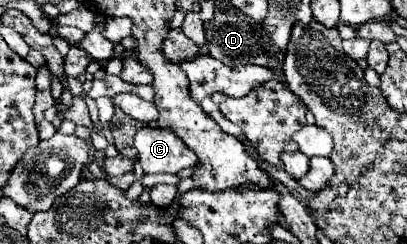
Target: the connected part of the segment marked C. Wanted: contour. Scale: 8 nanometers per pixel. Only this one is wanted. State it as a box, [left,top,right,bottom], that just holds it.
[135,127,197,173]

